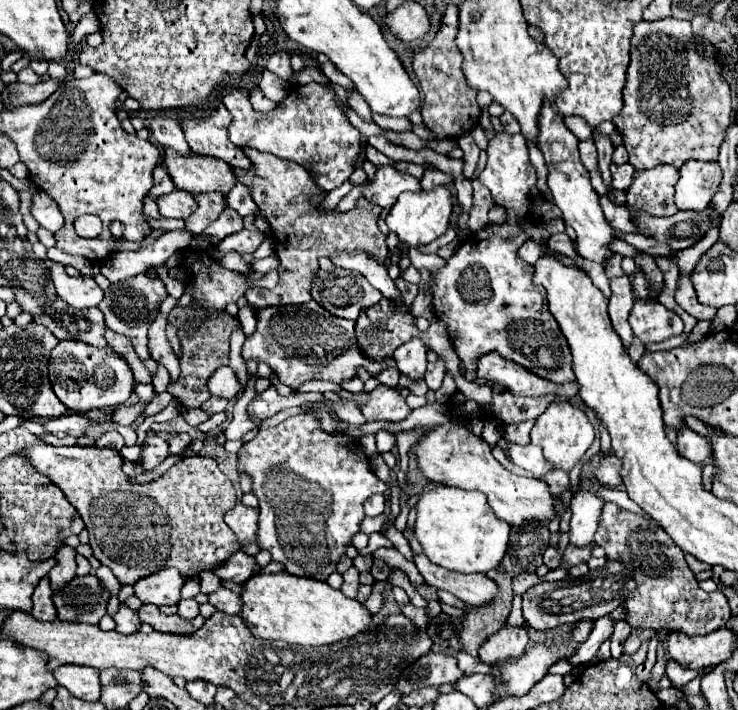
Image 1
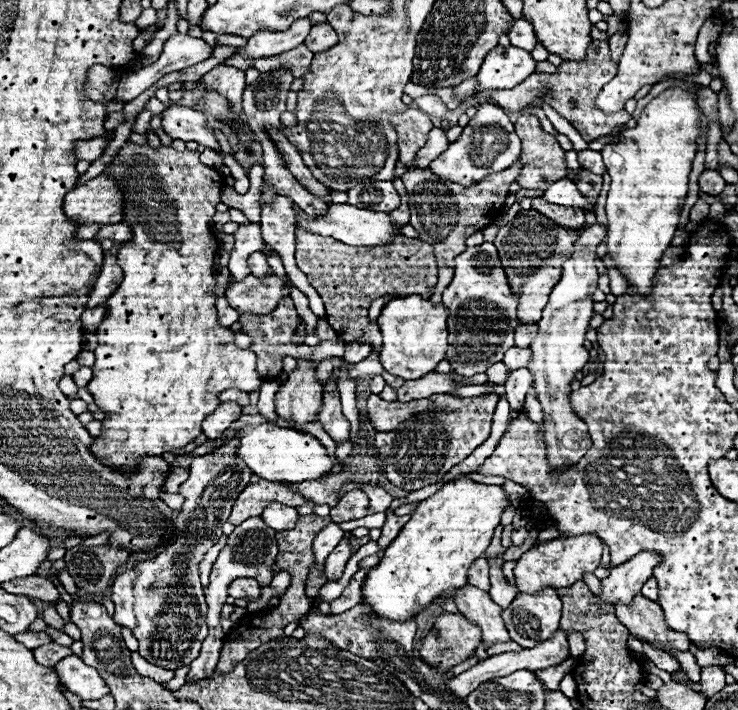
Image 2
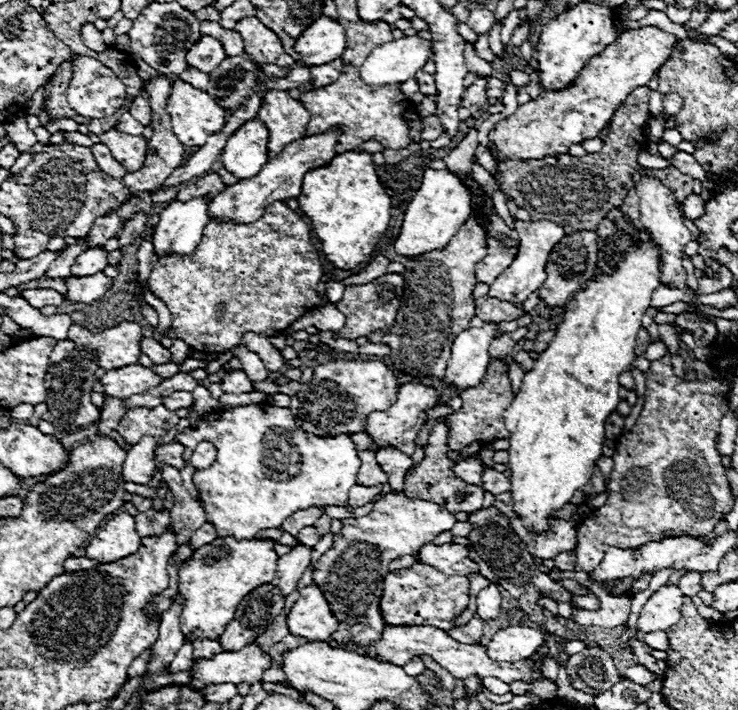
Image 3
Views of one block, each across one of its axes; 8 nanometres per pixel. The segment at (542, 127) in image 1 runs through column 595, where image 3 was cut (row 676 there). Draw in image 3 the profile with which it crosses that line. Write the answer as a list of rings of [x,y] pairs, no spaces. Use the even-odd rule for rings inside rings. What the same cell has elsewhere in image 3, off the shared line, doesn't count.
[[[250,644],[238,652],[220,652],[214,658],[198,658],[192,662],[192,680],[186,684],[192,690],[202,692],[212,684],[256,684],[262,680],[264,670],[272,664],[270,656],[266,656],[258,646]]]

